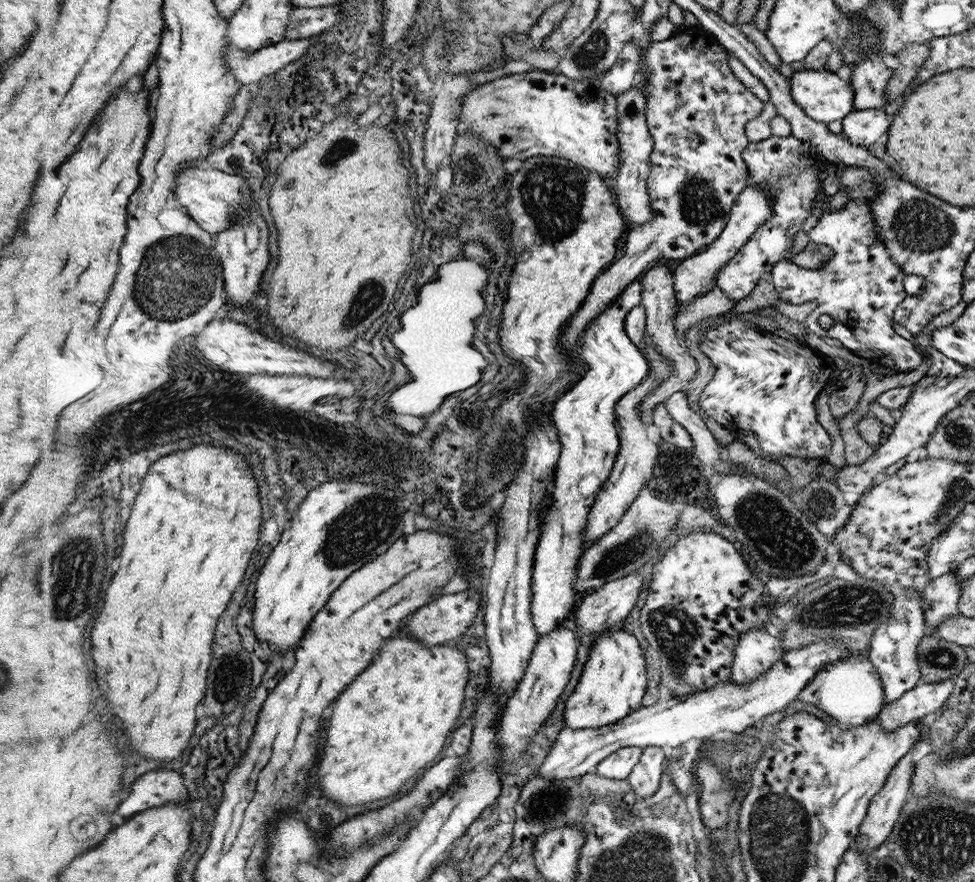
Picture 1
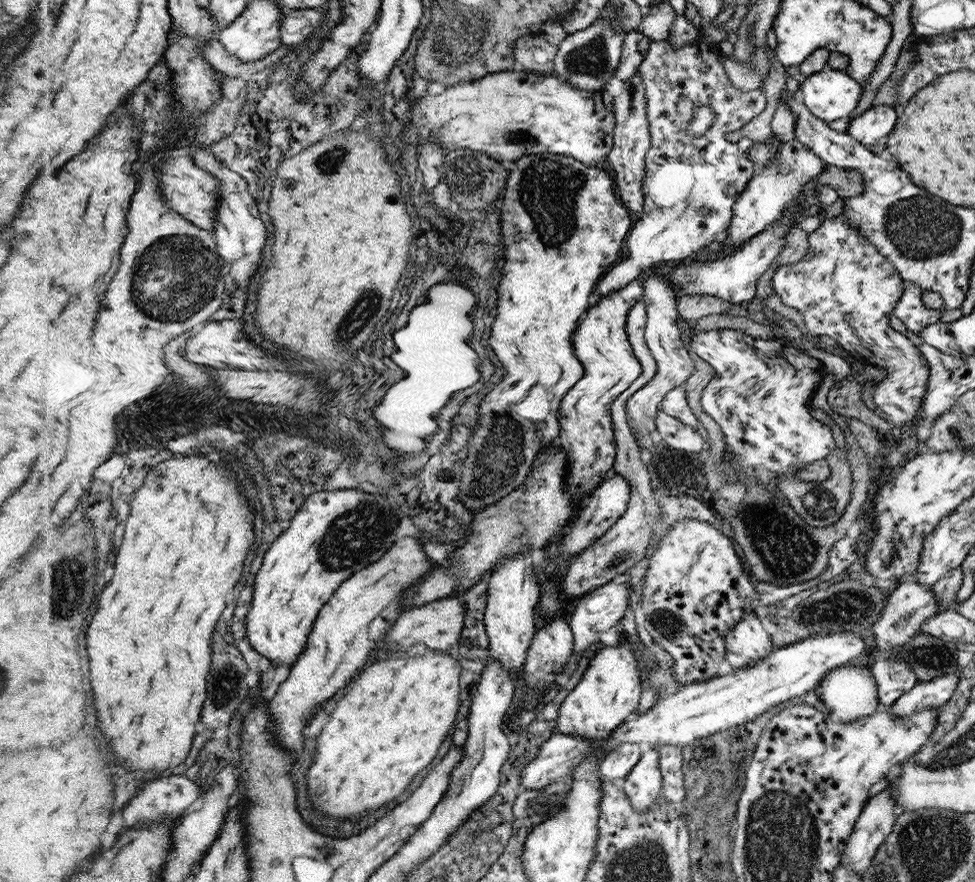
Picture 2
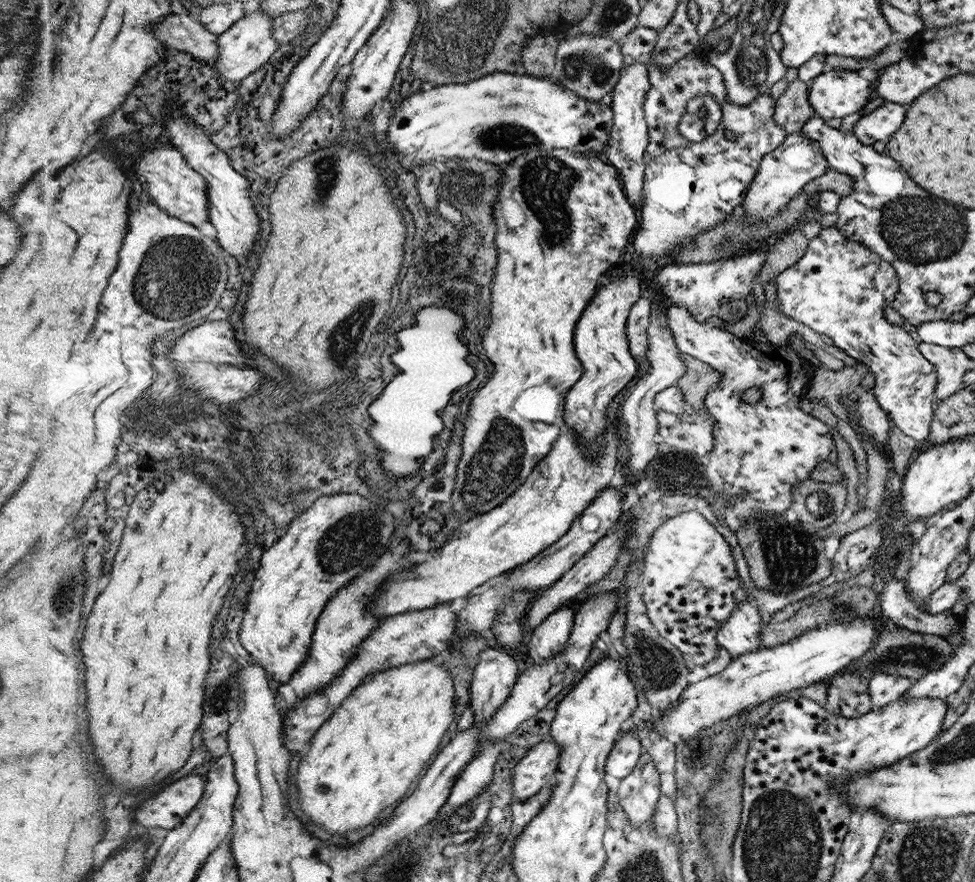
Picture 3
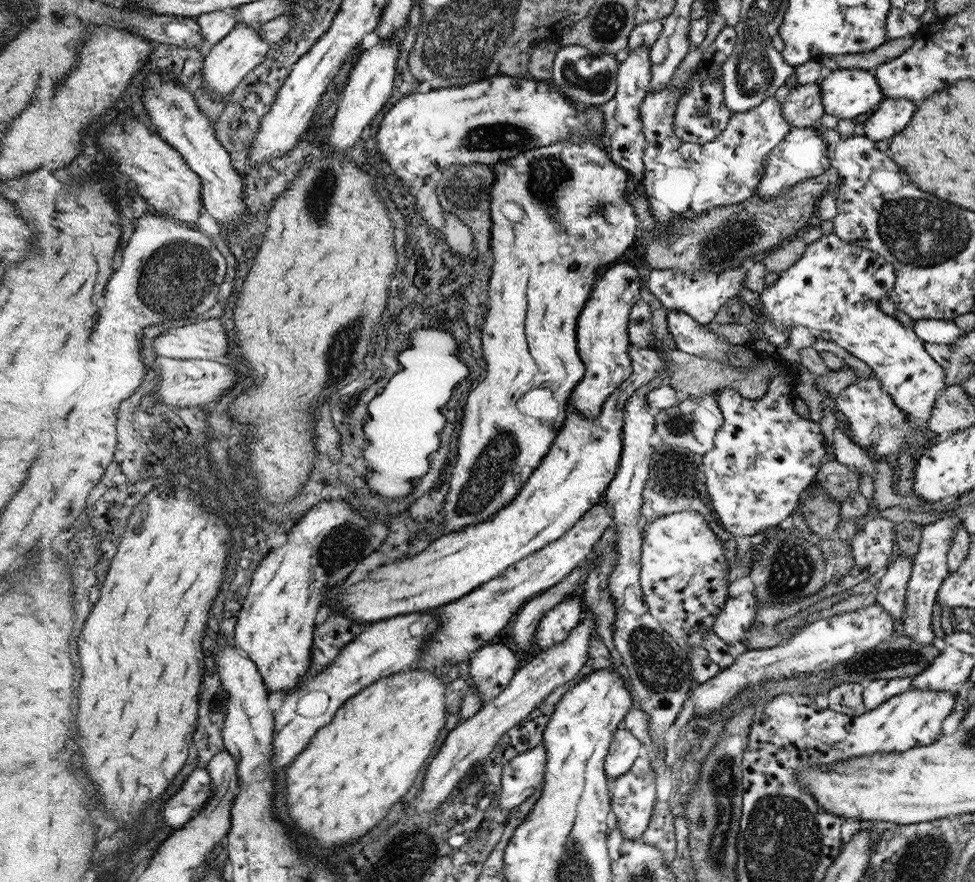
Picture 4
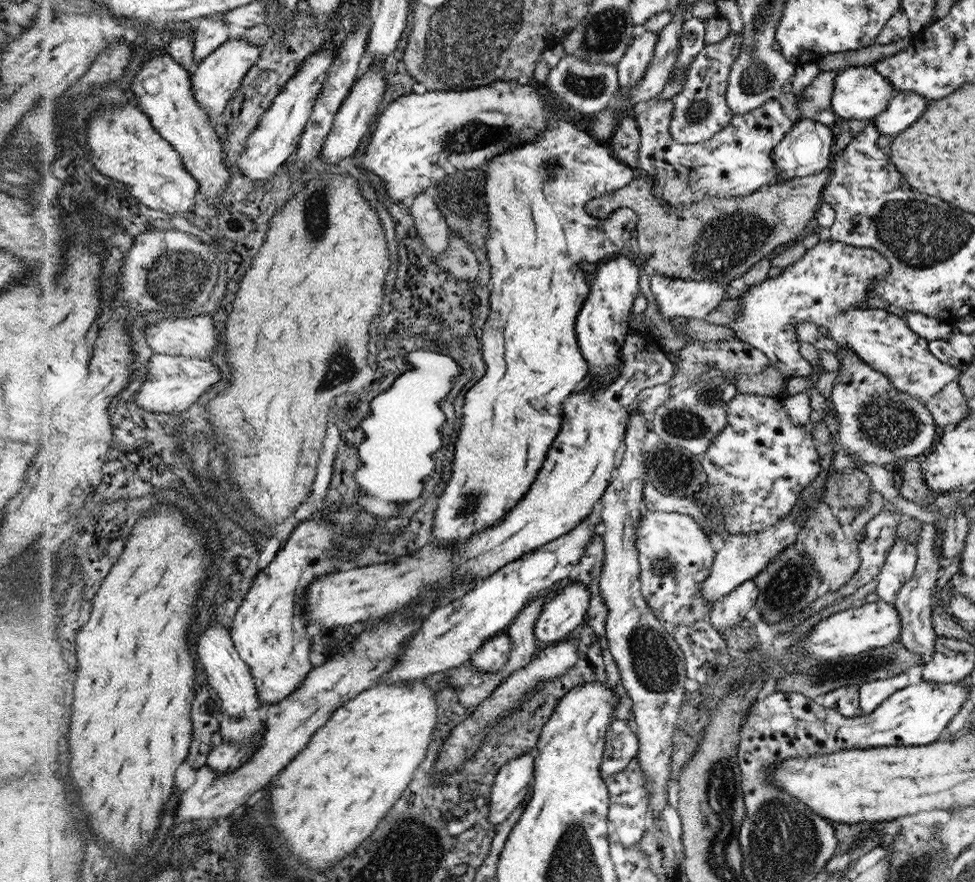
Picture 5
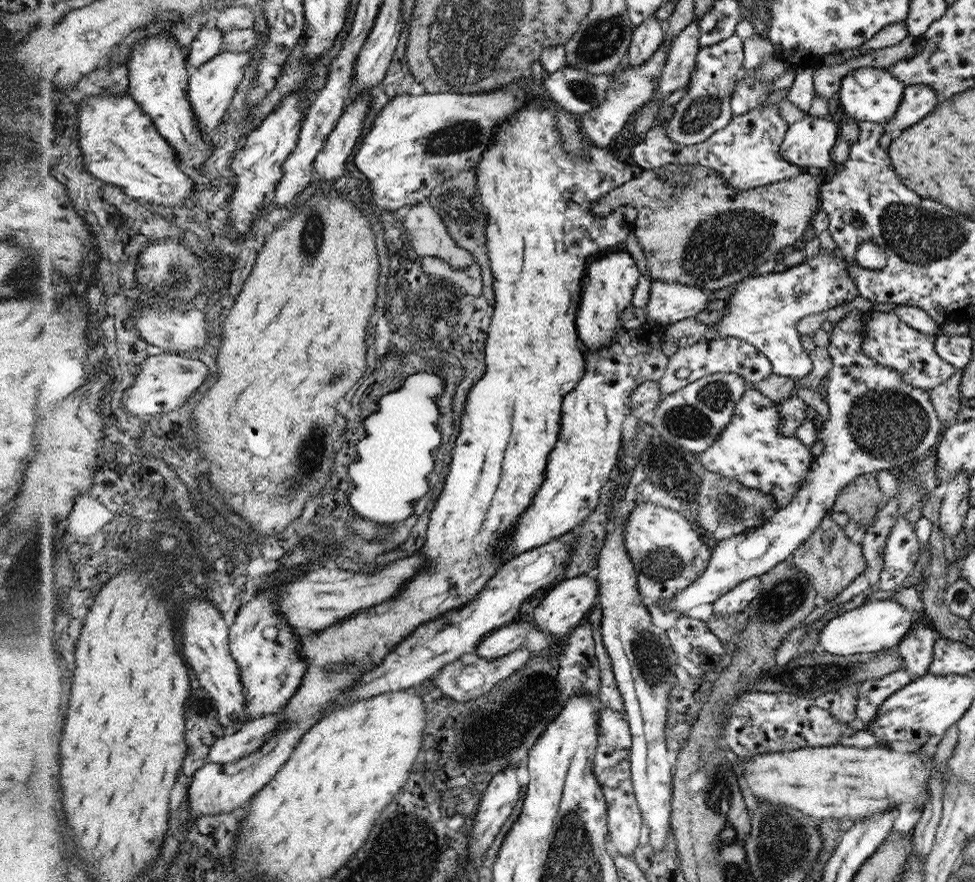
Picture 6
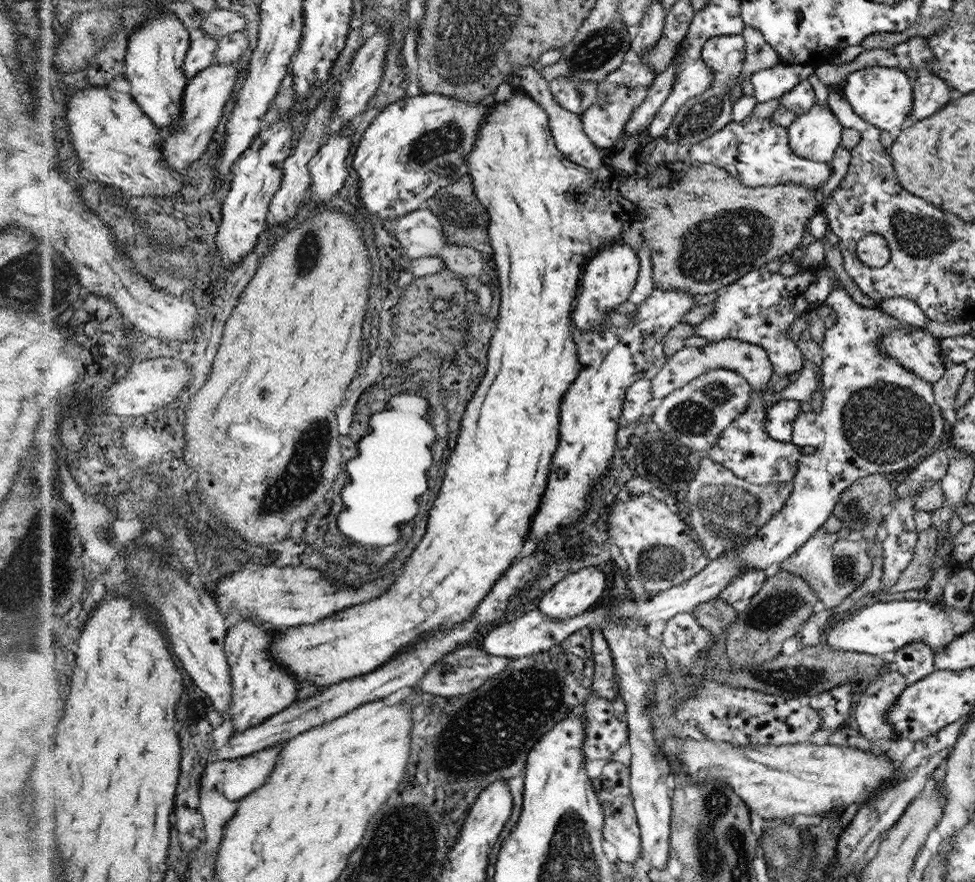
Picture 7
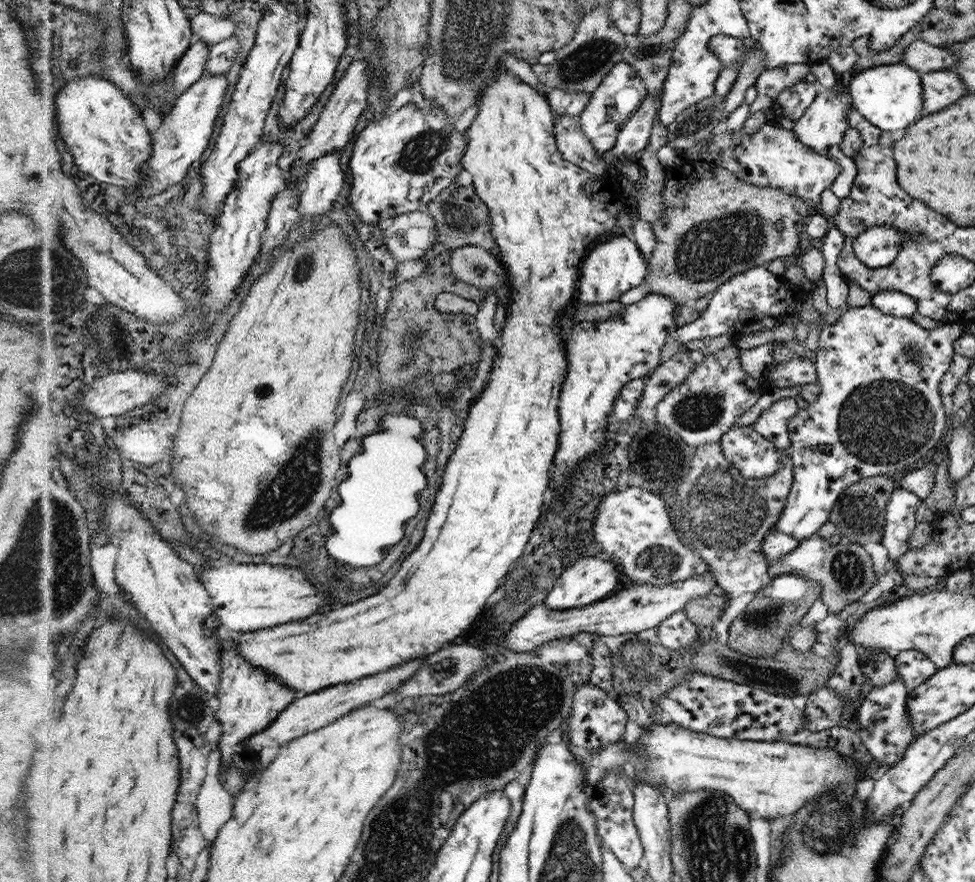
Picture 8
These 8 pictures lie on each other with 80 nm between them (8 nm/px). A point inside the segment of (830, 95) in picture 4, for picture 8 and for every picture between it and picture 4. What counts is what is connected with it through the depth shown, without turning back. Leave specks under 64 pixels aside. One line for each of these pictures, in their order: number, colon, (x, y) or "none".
5: (859, 92)
6: (873, 94)
7: (883, 95)
8: (891, 96)

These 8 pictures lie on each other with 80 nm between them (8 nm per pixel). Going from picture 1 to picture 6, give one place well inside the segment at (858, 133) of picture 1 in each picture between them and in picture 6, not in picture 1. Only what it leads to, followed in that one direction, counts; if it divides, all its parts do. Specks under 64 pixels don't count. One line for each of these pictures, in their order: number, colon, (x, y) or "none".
2: (878, 121)
3: (884, 121)
4: (893, 114)
5: (906, 107)
6: (919, 100)

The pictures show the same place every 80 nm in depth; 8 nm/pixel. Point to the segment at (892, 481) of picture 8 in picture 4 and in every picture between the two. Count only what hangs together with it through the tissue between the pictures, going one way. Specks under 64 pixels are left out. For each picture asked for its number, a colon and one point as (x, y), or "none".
4: (840, 481)
5: (848, 494)
6: (859, 501)
7: (862, 507)

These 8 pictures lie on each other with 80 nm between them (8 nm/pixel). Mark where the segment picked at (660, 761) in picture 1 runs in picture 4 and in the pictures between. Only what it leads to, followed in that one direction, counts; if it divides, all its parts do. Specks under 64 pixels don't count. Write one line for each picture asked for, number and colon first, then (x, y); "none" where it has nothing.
2: (643, 786)
3: (638, 793)
4: (634, 792)

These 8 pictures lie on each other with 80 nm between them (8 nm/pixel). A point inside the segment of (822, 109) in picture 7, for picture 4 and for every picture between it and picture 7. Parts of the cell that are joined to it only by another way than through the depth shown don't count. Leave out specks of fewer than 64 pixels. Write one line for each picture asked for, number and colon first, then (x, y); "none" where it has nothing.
4: (803, 153)
5: (805, 150)
6: (809, 142)

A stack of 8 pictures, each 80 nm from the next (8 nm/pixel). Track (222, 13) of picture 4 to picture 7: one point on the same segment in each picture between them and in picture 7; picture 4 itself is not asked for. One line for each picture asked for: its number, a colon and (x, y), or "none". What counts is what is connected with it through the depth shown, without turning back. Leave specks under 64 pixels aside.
5: (212, 33)
6: (210, 43)
7: (203, 53)

